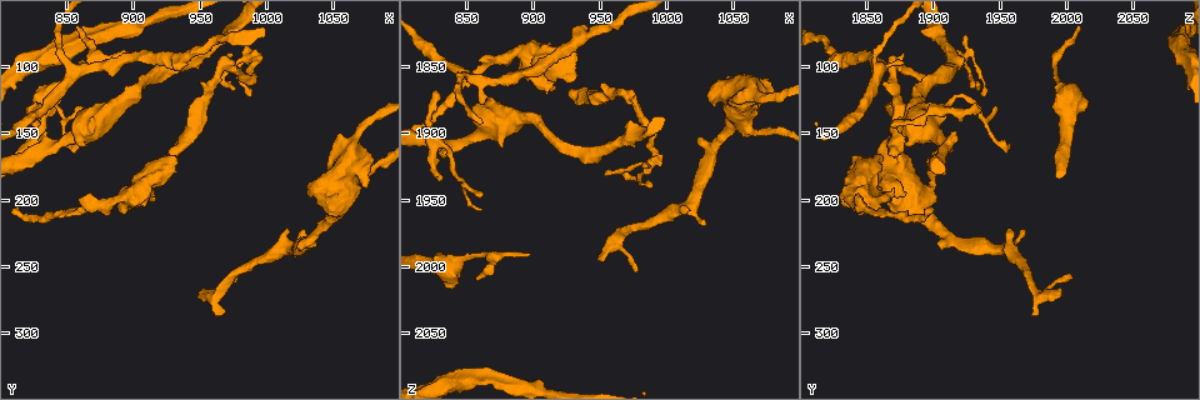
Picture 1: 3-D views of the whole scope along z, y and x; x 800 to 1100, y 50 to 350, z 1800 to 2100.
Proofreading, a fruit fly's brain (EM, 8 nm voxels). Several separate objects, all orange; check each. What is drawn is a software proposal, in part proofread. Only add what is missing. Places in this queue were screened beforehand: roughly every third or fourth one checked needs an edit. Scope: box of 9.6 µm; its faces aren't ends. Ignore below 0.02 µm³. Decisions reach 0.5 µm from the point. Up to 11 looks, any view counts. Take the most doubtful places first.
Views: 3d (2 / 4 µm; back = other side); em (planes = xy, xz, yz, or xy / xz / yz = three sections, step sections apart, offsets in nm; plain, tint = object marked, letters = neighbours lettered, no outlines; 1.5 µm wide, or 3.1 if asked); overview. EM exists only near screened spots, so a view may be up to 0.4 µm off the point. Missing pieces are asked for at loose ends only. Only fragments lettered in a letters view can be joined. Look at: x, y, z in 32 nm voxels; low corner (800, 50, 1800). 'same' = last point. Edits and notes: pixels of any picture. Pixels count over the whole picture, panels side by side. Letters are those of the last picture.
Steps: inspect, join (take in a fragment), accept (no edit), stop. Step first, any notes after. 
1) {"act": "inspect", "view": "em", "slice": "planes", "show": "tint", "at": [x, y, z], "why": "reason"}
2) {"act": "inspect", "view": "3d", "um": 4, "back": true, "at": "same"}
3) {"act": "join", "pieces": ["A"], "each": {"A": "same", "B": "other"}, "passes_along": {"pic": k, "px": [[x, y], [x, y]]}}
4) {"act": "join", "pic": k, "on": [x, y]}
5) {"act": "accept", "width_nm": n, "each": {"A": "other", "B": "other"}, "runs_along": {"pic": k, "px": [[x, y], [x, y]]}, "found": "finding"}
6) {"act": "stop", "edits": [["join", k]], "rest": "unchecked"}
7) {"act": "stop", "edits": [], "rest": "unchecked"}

{"act": "inspect", "view": "3d", "um": 2, "at": [834, 132, 1932], "why": "free end"}

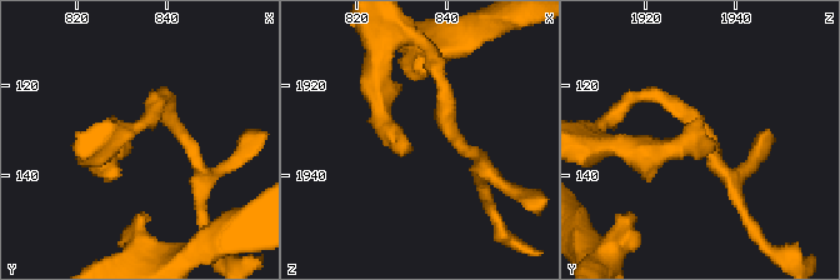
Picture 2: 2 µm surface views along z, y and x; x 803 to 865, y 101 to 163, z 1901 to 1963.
{"act": "inspect", "view": "em", "slice": "yz", "step": 4, "show": "letters", "at": [832, 135, 1934]}

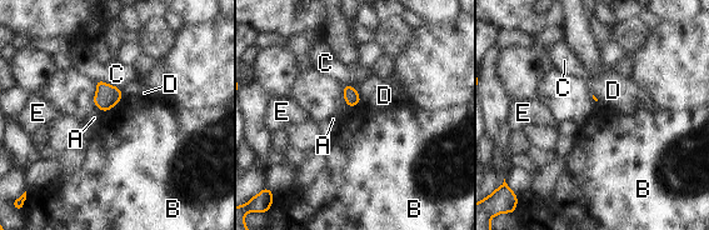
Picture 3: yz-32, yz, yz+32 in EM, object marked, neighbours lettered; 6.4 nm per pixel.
{"act": "inspect", "view": "em", "slice": "planes", "show": "letters", "at": "same", "why": "another direction"}

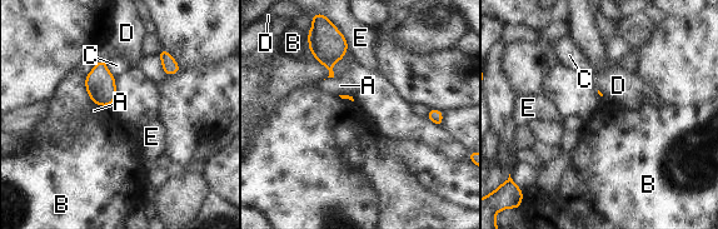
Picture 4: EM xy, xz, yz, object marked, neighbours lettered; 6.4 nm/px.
{"act": "accept", "each": {"A": "other", "B": "other", "C": "other", "D": "other", "E": "other"}, "border": {"pic": 4, "px": [[96, 60], [105, 61]]}, "found": "no lettered fragment goes on from it"}

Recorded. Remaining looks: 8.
{"act": "inspect", "view": "3d", "um": 2, "at": [952, 266, 1994], "why": "branch stops here"}

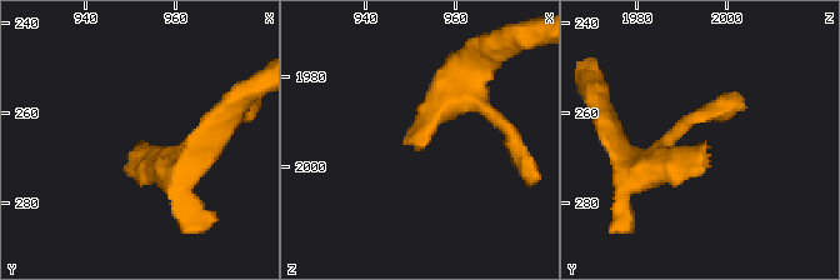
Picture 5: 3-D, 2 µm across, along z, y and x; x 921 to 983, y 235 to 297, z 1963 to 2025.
{"act": "inspect", "view": "em", "um": 3.1, "slice": "xy", "step": 16, "show": "tint", "at": [952, 266, 1996], "why": "need the tissue"}

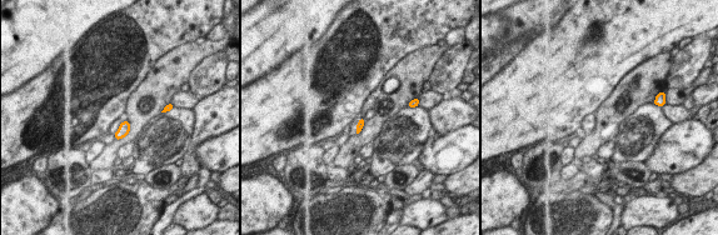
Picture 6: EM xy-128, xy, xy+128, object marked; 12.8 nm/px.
{"act": "inspect", "view": "em", "um": 3.1, "slice": "planes", "show": "letters", "at": "same"}

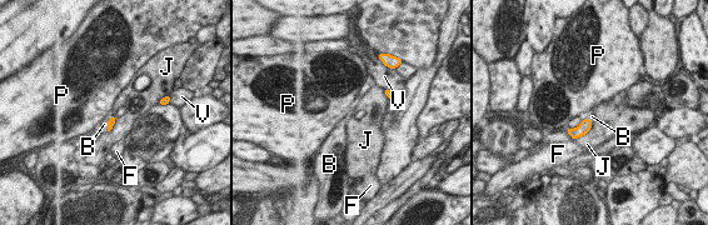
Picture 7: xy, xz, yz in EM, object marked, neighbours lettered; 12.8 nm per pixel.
{"act": "join", "pic": 7, "on": [104, 124], "each": {"B": "same", "F": "other", "J": "other", "P": "other", "V": "other"}, "passes_along": {"pic": 7, "px": [[111, 120], [108, 124], [104, 124]]}, "found": "it goes on there"}

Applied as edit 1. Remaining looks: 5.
{"act": "inspect", "view": "3d", "um": 2, "at": [860, 98, 1880], "why": "free end"}

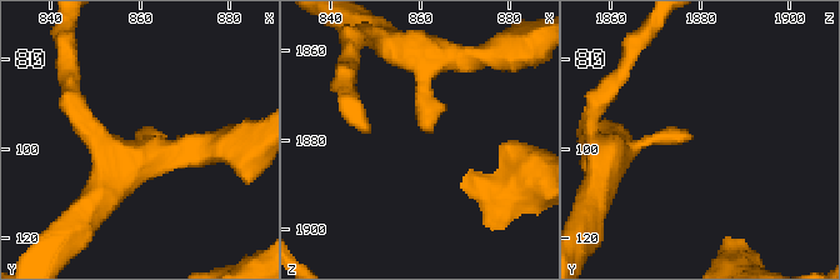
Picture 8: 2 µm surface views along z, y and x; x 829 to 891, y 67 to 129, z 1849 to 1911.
{"act": "inspect", "view": "em", "slice": "planes", "show": "letters", "at": [862, 97, 1879], "why": "need the tissue"}

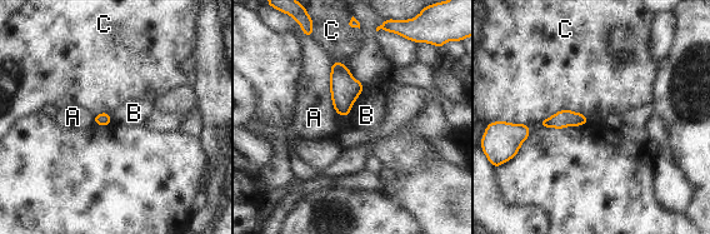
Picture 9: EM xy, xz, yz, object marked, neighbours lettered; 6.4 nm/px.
{"act": "accept", "each": {"A": "other", "B": "other", "C": "other"}, "found": "no lettered fragment goes on from it"}

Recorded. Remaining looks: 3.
{"act": "inspect", "view": "3d", "um": 2, "back": true, "at": [858, 70, 2010]}

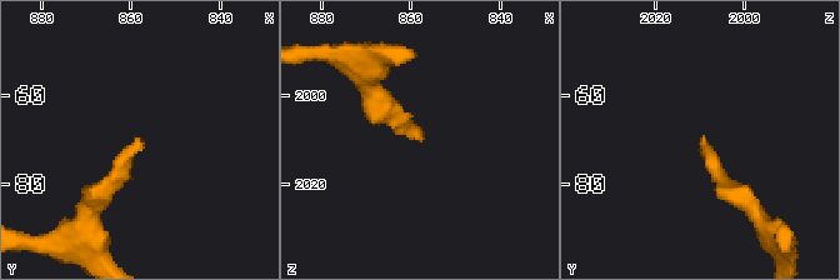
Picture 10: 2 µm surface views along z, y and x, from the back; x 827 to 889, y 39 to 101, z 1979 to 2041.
{"act": "inspect", "view": "em", "slice": "xz", "step": 4, "show": "tint", "at": [858, 70, 2009]}

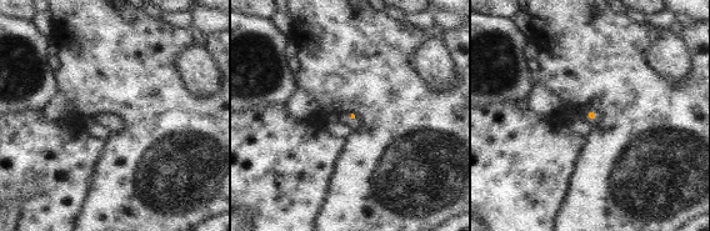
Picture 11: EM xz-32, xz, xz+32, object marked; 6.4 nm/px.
{"act": "inspect", "view": "em", "slice": "planes", "show": "letters", "at": "same", "why": "another direction"}

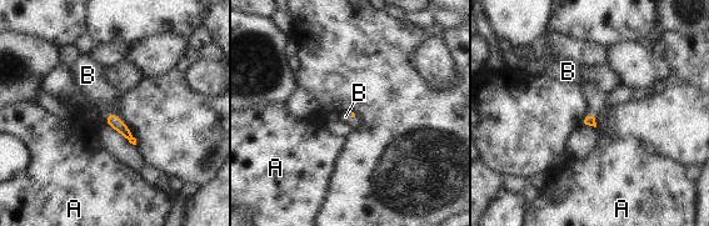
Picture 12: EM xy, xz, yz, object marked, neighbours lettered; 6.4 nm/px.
{"act": "join", "pic": 12, "on": [103, 96], "each": {"A": "other", "B": "same"}, "passes_along": {"pic": 12, "px": [[111, 120], [111, 112], [103, 96]]}, "found": "the neuron continues"}

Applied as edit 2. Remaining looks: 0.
{"act": "stop", "edits": [["join", 7], ["join", 12]], "rest": "unchecked"}

